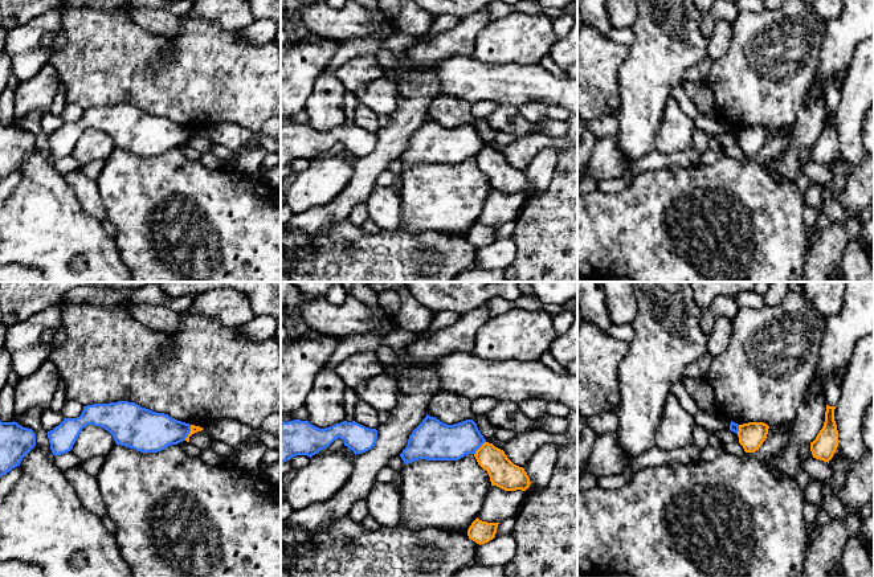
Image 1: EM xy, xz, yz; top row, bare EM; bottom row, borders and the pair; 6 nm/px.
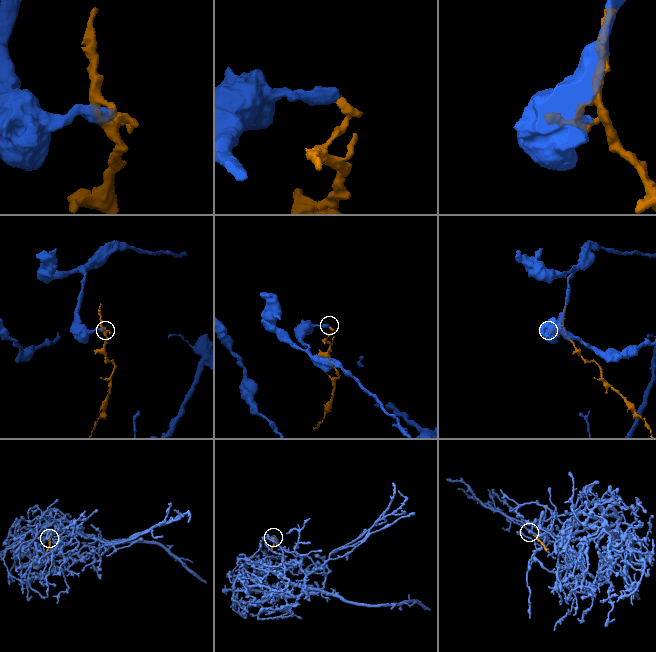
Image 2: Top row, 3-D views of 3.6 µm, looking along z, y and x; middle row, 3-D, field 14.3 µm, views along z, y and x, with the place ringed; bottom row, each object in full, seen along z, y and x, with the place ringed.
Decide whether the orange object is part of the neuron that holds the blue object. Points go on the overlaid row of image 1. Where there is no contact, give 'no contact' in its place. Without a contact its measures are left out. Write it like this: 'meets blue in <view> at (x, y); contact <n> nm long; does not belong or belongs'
meets blue in xy at (188, 433); contact 100 nm long; does not belong

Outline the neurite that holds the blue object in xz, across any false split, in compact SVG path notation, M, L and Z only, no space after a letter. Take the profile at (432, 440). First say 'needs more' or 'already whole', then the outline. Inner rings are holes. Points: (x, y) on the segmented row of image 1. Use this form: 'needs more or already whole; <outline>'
already whole; M426 417L412 431L400 454L405 465L418 461L458 461L486 442L473 420L446 425L436 417Z

